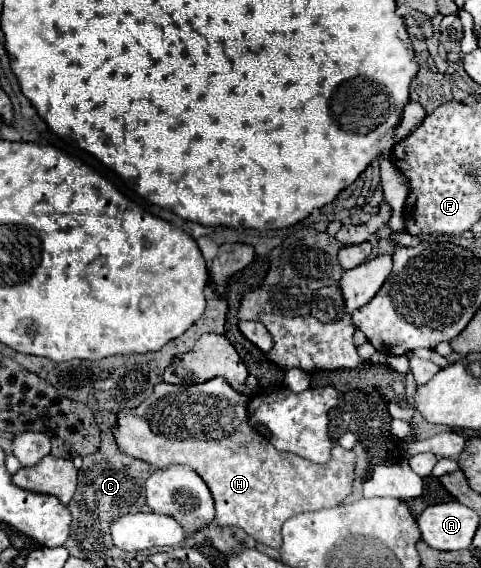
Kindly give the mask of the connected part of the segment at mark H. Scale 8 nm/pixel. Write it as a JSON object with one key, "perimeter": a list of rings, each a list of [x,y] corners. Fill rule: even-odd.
{"perimeter":[[[212,378],[210,382],[190,386],[174,386],[162,382],[156,384],[152,396],[144,400],[138,408],[118,412],[118,426],[114,428],[114,436],[118,446],[128,456],[150,462],[156,468],[164,468],[170,464],[192,466],[198,476],[208,484],[214,496],[218,526],[242,528],[256,542],[278,550],[282,546],[280,530],[288,518],[310,510],[334,508],[352,494],[356,454],[352,450],[336,446],[328,464],[314,464],[302,456],[280,452],[272,444],[264,442],[264,438],[248,426],[246,402],[248,396],[236,392],[232,386],[228,386],[228,382],[224,382],[224,378]]]}

